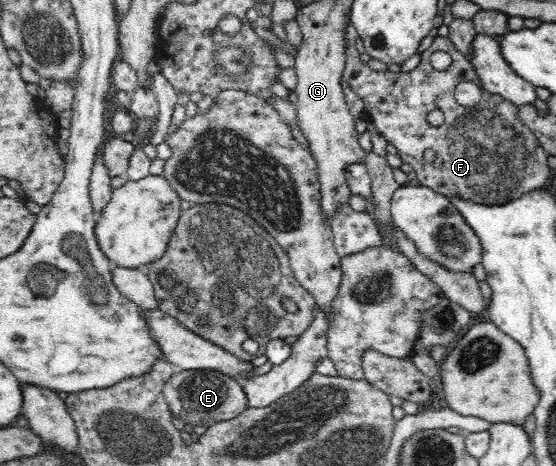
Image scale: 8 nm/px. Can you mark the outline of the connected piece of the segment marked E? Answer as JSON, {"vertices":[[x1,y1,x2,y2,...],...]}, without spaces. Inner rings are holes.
{"vertices":[[215,369,183,370,172,374,164,384,163,395,171,414,190,425,208,426,210,423,235,418,247,408,248,404,248,397,244,393,243,386]]}

